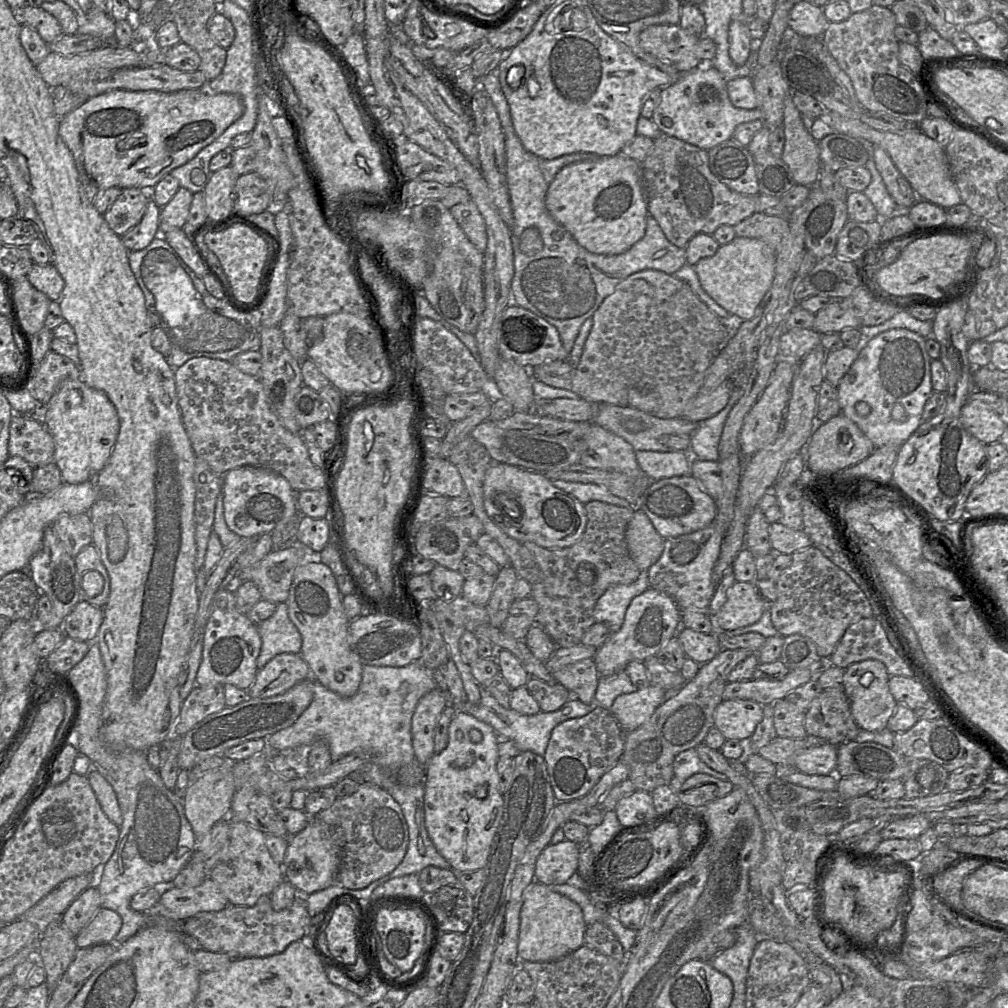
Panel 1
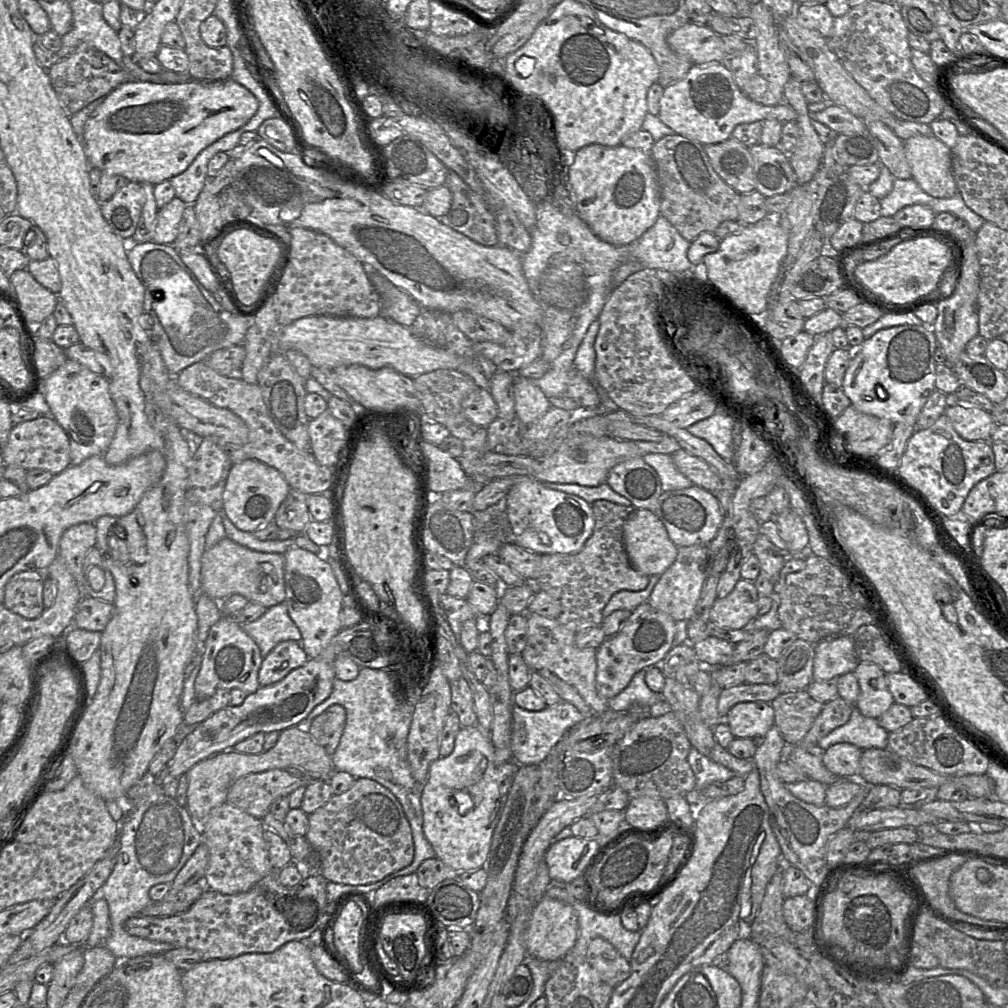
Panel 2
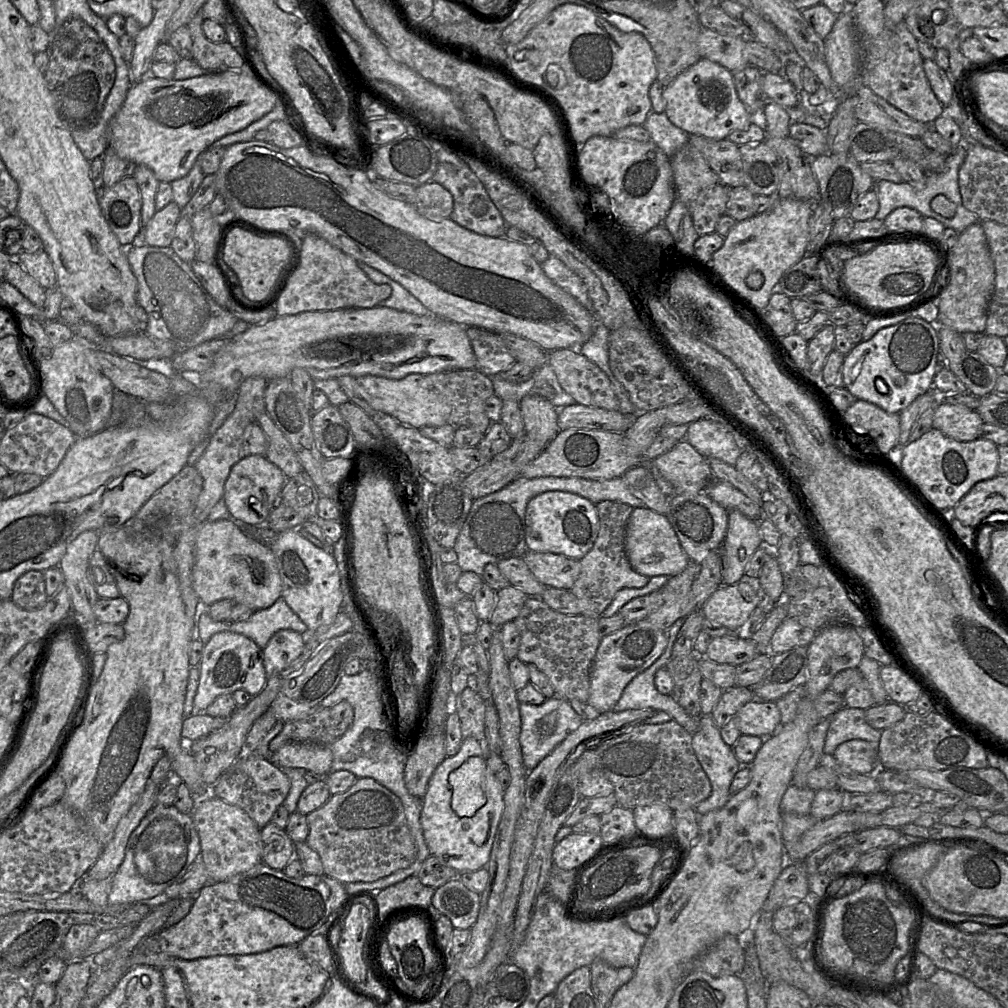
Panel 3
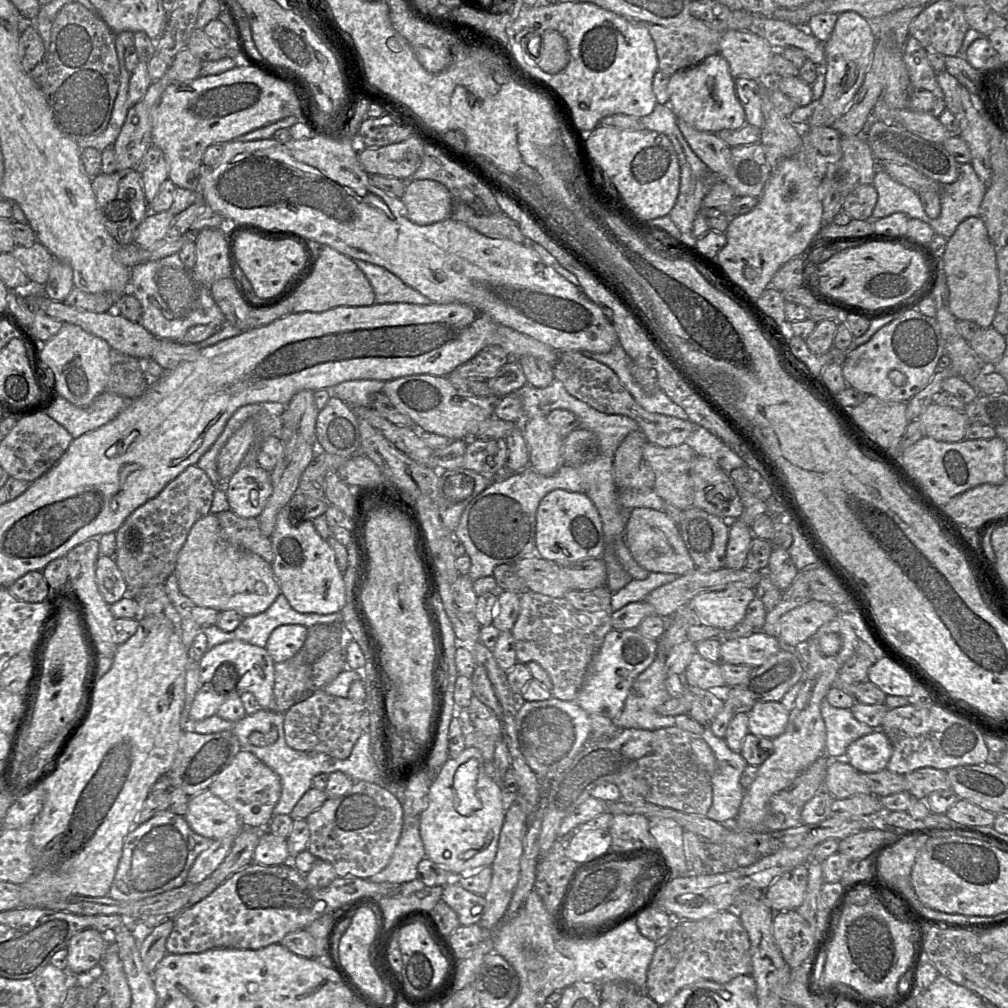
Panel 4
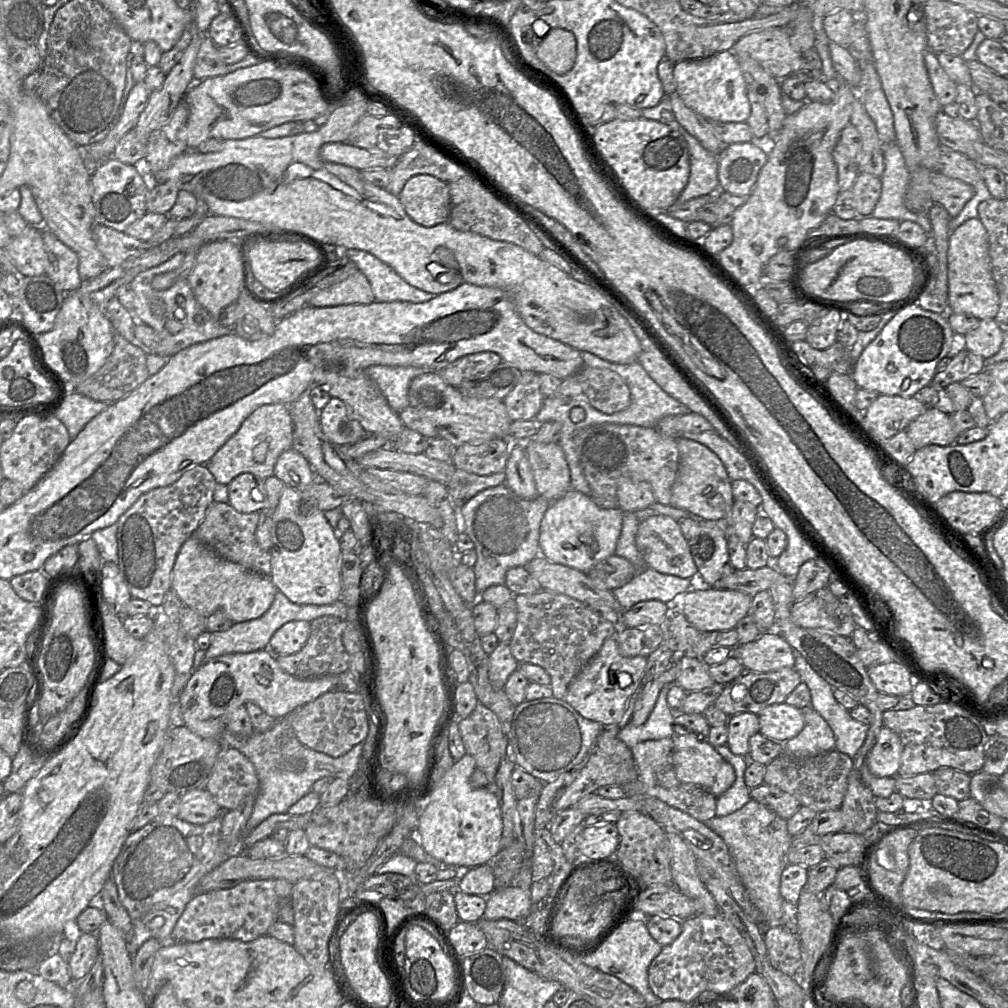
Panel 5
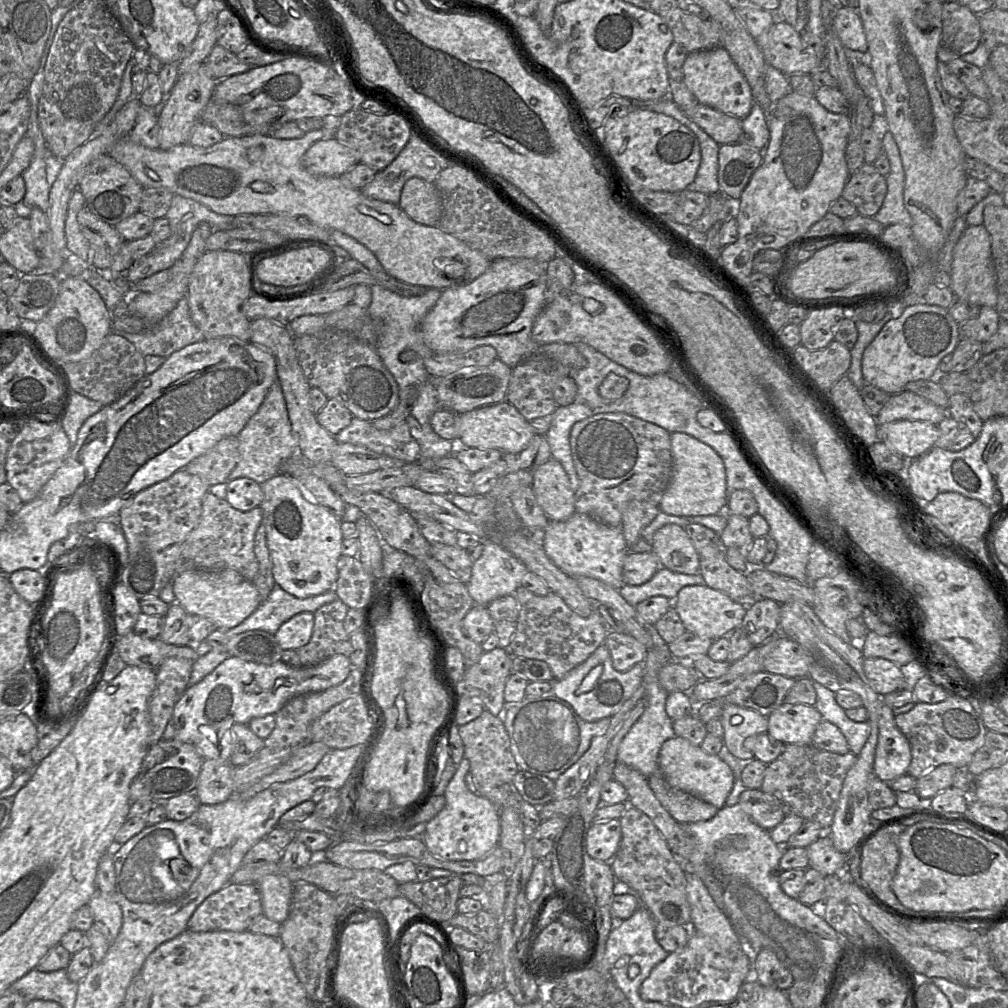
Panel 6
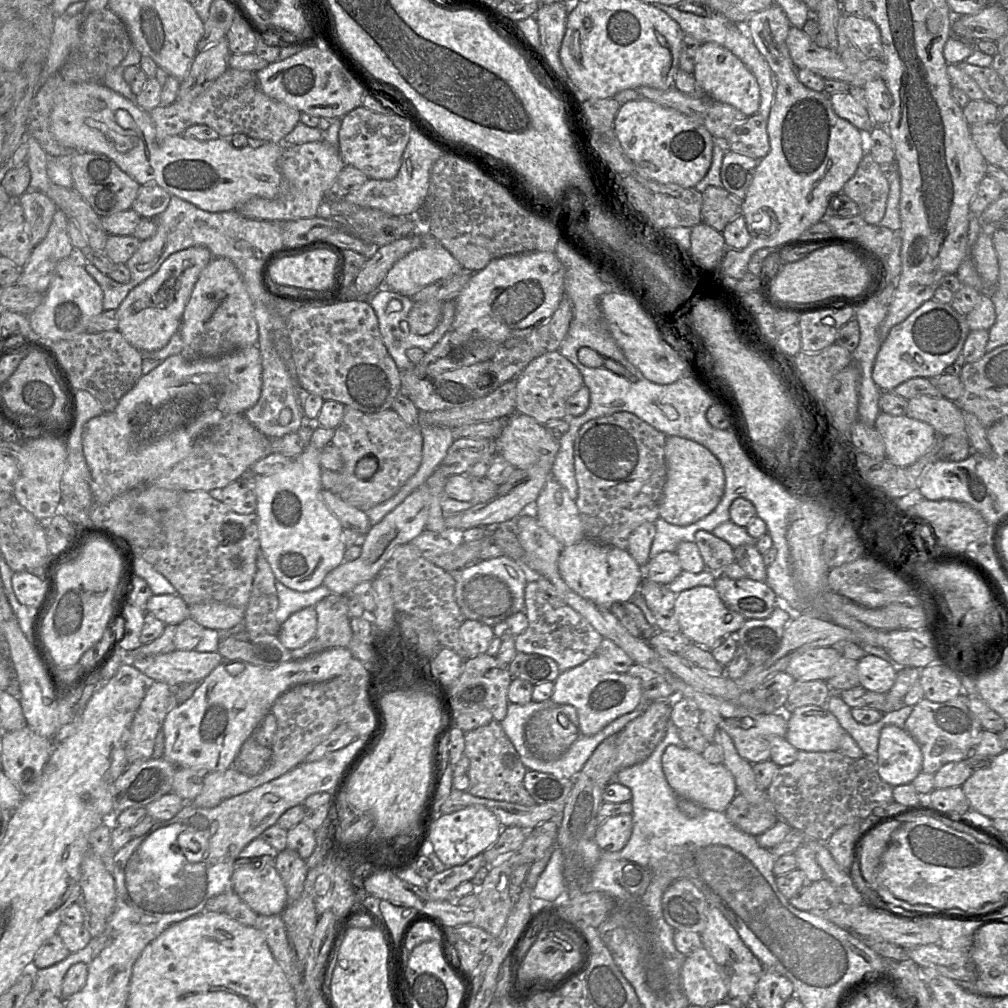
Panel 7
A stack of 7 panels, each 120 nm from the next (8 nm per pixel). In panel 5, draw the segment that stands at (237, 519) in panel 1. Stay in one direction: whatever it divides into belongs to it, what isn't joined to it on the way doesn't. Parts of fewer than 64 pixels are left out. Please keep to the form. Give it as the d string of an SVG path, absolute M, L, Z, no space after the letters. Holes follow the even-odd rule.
M242 473L236 476L228 485L229 503L240 513L260 512L266 506L267 491L264 480L251 473ZM257 488L263 500L254 501L252 489Z

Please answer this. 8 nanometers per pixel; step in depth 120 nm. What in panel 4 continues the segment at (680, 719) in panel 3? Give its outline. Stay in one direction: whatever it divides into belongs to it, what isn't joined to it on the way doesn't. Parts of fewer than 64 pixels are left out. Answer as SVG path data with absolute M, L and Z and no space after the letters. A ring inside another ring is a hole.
M658 654L630 689L620 715L613 720L619 729L656 730L675 725L674 716L662 716L655 708L672 697L666 690L665 654Z

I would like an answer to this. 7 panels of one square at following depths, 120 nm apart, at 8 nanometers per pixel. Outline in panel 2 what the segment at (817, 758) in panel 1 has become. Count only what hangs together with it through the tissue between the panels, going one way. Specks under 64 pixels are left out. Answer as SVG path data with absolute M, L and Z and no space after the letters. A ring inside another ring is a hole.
M837 743L825 750L825 767L842 778L857 779L862 750L850 743Z

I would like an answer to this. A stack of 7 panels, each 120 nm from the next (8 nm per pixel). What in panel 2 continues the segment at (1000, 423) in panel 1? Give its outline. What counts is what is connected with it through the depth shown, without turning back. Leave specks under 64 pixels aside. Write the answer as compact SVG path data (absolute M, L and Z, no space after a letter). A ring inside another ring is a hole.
M950 403L944 414L949 418L956 432L970 441L990 441L991 433L996 426L992 415L976 406Z

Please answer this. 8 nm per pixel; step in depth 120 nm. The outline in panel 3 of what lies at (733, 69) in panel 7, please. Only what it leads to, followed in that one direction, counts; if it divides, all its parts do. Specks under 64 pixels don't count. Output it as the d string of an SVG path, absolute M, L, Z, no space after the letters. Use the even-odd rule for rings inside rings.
M708 59L697 63L679 74L664 87L662 97L669 121L688 135L700 135L712 140L727 138L730 132L742 130L752 122L752 115L740 101L733 81L733 74L725 67Z

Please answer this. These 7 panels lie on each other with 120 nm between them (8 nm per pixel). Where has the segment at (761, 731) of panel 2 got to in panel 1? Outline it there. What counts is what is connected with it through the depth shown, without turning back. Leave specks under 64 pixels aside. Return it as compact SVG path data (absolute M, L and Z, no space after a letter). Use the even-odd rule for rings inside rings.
M723 700L714 711L714 727L726 740L746 743L762 718L763 705L753 700Z

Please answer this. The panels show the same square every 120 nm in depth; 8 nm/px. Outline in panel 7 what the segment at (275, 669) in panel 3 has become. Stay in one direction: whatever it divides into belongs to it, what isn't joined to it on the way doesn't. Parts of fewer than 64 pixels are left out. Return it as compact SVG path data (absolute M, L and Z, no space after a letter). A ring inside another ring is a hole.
M315 606L306 607L290 615L282 623L278 637L289 650L304 646L313 638L317 629L317 613Z

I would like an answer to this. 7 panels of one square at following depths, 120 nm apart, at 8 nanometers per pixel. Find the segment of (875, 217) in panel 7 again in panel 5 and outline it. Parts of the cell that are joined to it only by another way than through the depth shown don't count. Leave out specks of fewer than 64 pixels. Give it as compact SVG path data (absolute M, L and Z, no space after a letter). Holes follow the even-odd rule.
M859 172L849 189L838 193L837 203L851 207L859 217L867 217L871 215L880 194L880 177Z

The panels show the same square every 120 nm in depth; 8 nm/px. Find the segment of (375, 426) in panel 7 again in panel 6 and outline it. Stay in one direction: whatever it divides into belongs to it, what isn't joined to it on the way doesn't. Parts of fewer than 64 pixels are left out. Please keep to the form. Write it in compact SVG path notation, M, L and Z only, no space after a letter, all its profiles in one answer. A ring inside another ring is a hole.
M353 417L350 424L334 437L338 443L363 445L406 463L416 462L421 449L419 442L410 434L406 421L391 429L380 430L371 421Z

